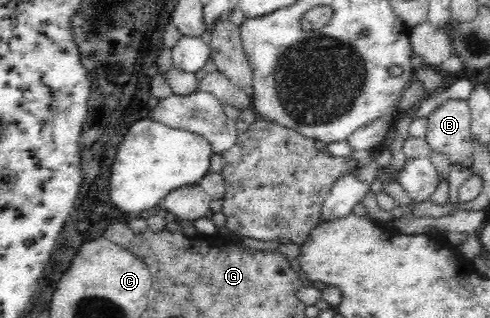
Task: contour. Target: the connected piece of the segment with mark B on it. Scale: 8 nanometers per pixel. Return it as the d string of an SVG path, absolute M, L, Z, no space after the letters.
M449 99L435 107L427 124L425 138L431 150L446 154L451 165L471 169L474 146L467 100Z

